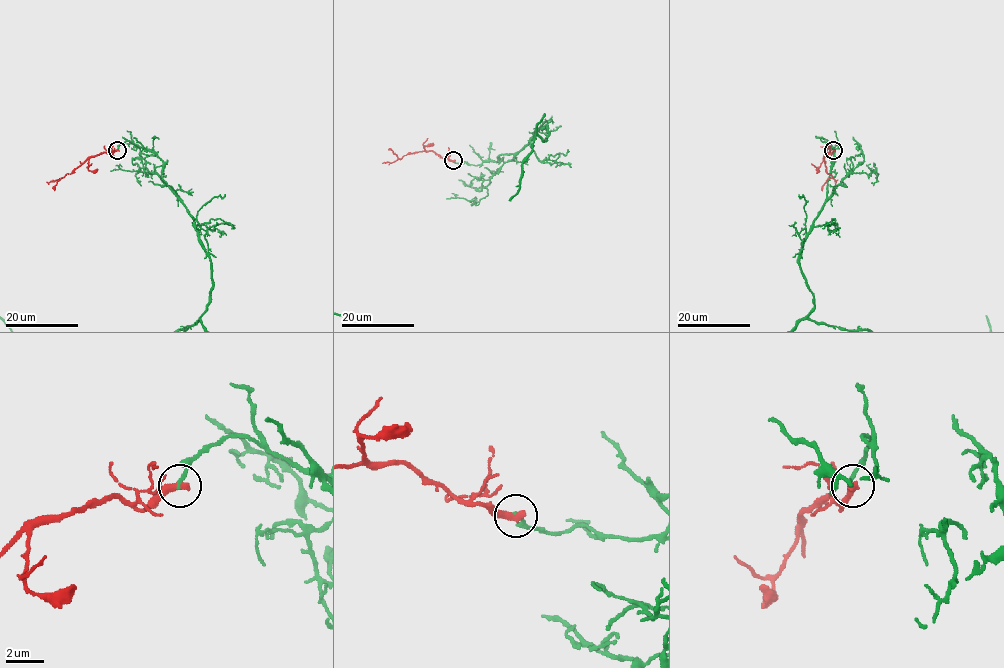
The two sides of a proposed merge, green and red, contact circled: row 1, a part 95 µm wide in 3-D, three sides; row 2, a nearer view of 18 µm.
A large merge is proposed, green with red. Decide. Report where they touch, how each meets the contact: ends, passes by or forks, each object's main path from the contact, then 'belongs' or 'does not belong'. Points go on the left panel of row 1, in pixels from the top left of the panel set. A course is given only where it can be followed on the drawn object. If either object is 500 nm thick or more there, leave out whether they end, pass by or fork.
at (117, 150); green ends there; red ends there; green runs (117, 150), (153, 152), (194, 220), (212, 278), (196, 323); red runs (117, 150), (89, 156), (54, 186), (54, 191); does not belong

